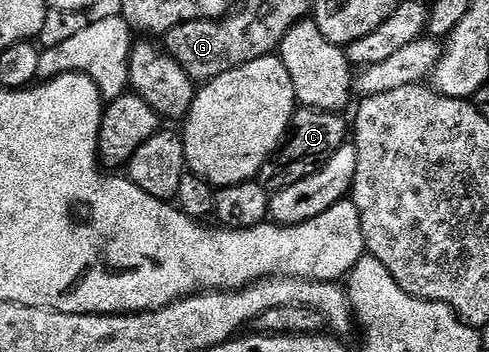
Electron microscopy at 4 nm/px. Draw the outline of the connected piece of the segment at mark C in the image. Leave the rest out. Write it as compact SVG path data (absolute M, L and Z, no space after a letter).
M297 108L292 115L292 122L288 124L288 132L280 142L280 148L260 169L258 180L264 190L271 195L290 187L290 183L298 183L298 179L306 179L317 173L334 155L334 151L338 151L349 140L350 125L342 118L340 113Z

